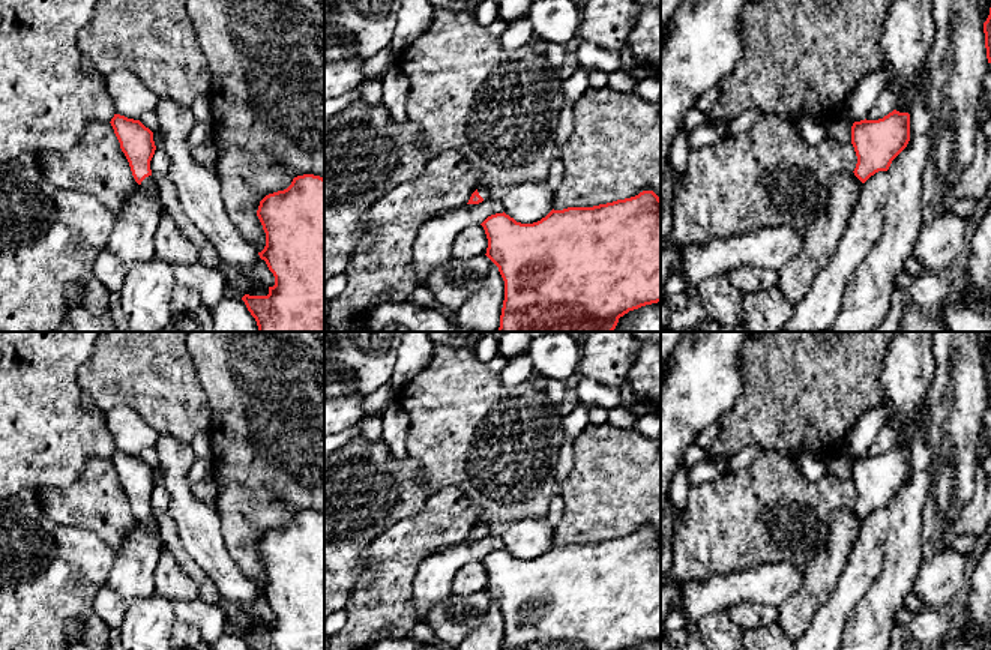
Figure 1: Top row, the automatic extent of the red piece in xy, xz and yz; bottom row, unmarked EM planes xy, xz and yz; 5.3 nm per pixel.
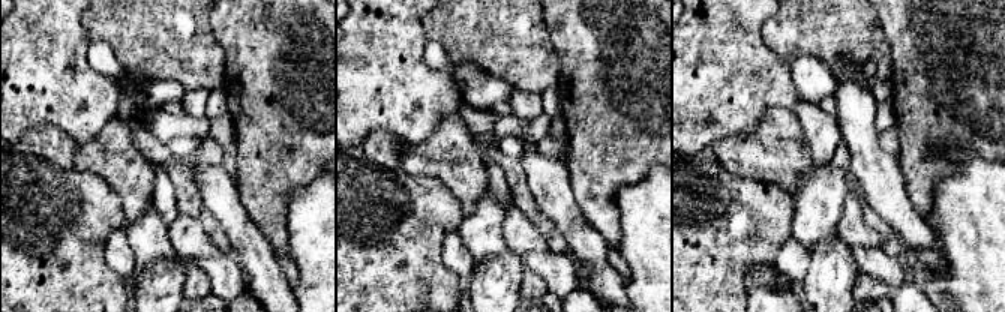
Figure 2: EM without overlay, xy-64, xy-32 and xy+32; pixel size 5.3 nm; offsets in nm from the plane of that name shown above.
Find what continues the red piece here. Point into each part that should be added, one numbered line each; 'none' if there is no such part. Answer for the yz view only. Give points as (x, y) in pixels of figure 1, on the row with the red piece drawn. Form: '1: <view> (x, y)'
none

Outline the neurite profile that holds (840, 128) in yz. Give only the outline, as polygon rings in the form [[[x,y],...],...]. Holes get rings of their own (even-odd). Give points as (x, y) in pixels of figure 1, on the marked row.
[[[839,114],[836,119],[827,122],[827,137],[838,140],[844,144],[851,144],[851,120]]]

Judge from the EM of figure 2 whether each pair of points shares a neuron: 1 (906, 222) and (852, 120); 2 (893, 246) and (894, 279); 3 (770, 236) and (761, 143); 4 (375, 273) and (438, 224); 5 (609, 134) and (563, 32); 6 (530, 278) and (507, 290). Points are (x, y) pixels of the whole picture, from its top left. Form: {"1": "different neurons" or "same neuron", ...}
{"1": "same neuron", "2": "different neurons", "3": "different neurons", "4": "same neuron", "5": "same neuron", "6": "different neurons"}

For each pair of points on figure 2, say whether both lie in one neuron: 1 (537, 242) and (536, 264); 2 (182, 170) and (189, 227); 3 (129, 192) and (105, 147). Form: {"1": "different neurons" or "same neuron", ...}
{"1": "different neurons", "2": "different neurons", "3": "same neuron"}

